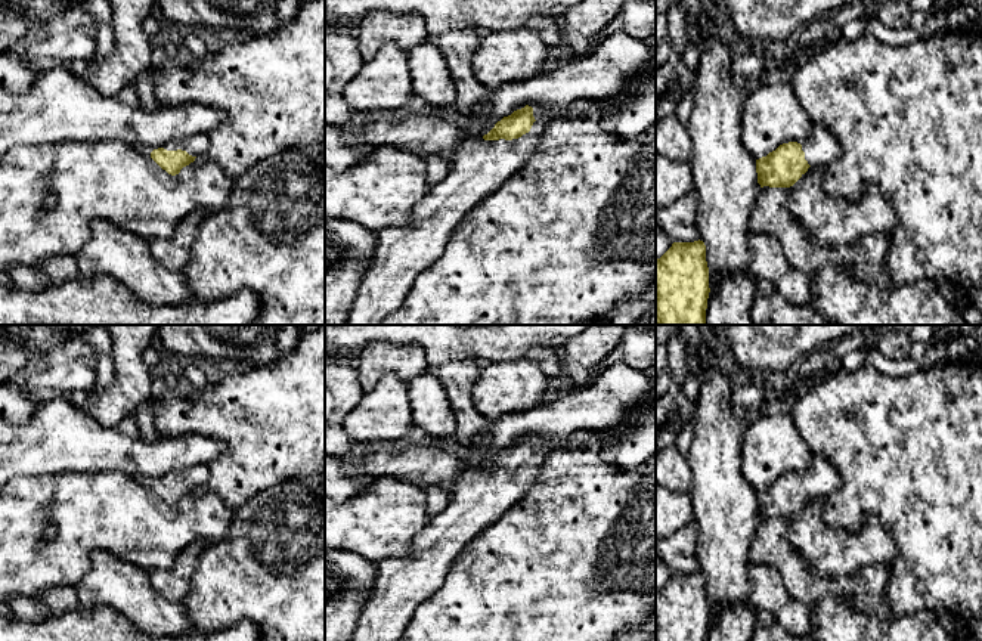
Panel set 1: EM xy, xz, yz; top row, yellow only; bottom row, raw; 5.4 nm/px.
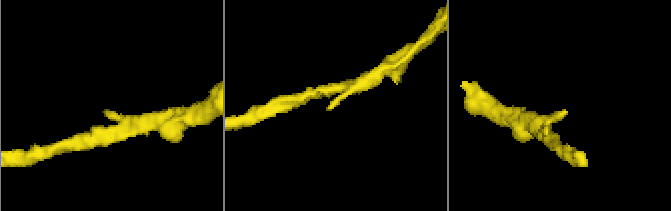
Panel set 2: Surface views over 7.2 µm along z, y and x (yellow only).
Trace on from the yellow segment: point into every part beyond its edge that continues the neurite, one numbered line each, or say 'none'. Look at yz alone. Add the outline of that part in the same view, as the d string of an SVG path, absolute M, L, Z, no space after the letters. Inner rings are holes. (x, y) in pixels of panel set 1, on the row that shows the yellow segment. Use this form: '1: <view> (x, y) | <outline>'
1: yz (821, 148) | M814 124L811 136L800 145L811 167L825 167L842 155L837 137L821 124Z

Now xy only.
1: xy (197, 145) | M196 134L190 139L185 139L182 142L170 142L164 146L143 146L143 145L137 145L134 146L136 151L145 154L145 155L149 155L151 157L151 152L154 149L158 149L158 148L164 148L167 151L177 151L177 149L182 149L182 151L186 151L189 155L192 157L199 157L205 152L207 146L210 143L210 137L208 134Z

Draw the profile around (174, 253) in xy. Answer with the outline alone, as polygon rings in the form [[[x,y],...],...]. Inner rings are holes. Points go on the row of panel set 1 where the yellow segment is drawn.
[[[195,210],[179,223],[170,239],[149,239],[151,253],[159,264],[171,272],[185,270],[193,254],[198,227],[207,214],[205,210]]]

